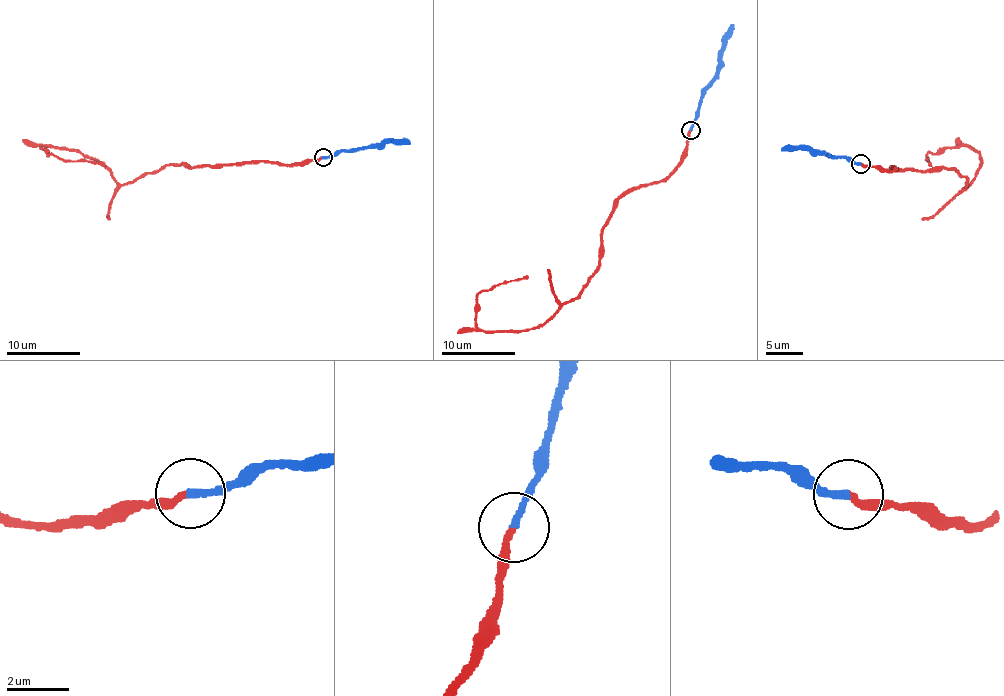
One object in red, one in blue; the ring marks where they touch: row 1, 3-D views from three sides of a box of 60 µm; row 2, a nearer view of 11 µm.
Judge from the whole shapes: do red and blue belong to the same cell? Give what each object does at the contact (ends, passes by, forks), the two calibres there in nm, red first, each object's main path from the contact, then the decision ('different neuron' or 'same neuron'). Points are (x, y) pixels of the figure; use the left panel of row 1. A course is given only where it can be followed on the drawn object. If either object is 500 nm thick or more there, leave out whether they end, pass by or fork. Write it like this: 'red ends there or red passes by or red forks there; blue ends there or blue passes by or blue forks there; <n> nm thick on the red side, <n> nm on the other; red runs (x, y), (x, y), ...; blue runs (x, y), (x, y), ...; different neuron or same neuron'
red ends there; blue ends there; 200 nm thick on the red side, 200 nm on the other; red runs (323, 158), (191, 168), (170, 163), (122, 185), (78, 151), (41, 148), (47, 155), (105, 164); blue runs (323, 158), (341, 151), (370, 148), (381, 141), (409, 140); same neuron

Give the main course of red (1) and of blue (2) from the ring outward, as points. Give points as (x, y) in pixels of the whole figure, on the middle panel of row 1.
1: (691, 130), (666, 177), (617, 202), (600, 265), (578, 297), (533, 328), (480, 330), (476, 296), (527, 275)
2: (691, 130), (702, 93), (714, 76), (722, 37), (732, 24)

